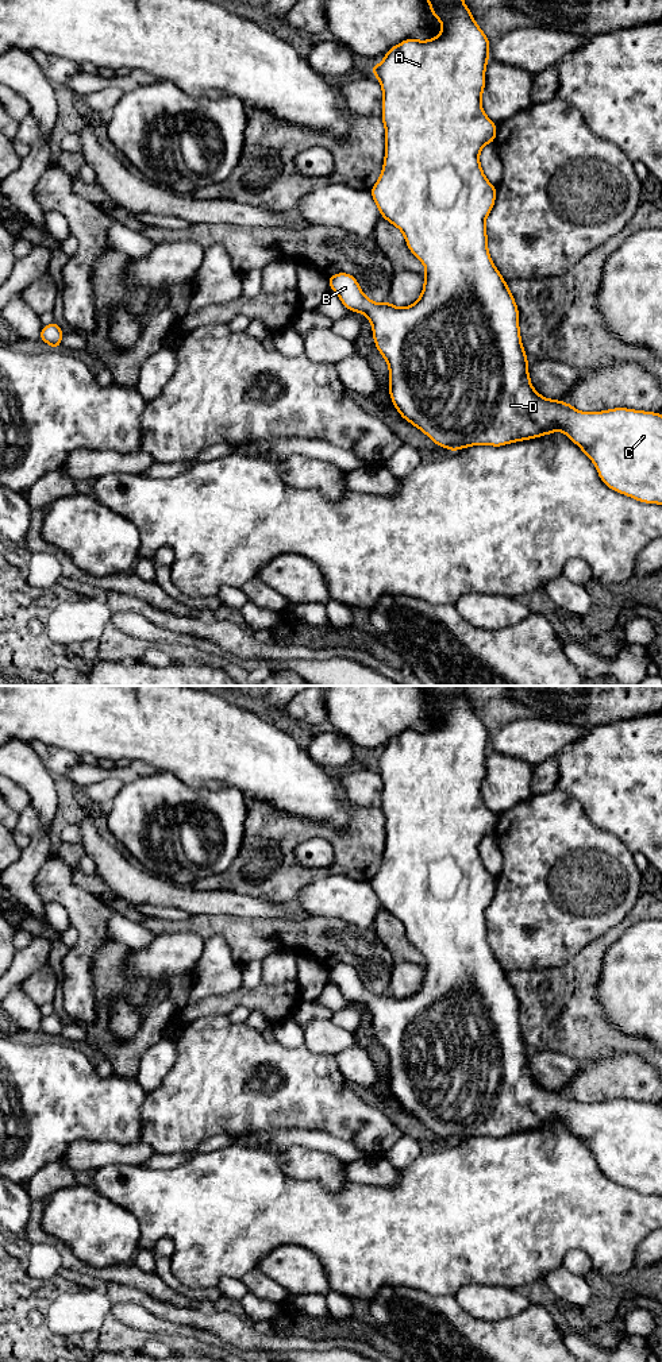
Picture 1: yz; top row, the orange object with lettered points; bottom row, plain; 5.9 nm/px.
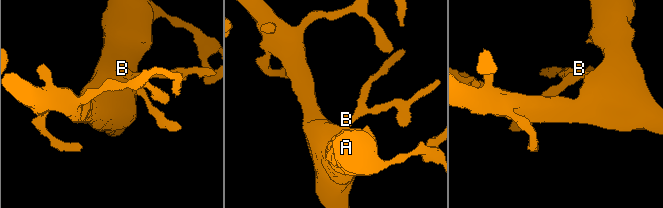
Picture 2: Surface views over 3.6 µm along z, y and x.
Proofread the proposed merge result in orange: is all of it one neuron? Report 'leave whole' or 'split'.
leave whole

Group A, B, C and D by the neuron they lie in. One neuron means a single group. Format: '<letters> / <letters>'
A B C D

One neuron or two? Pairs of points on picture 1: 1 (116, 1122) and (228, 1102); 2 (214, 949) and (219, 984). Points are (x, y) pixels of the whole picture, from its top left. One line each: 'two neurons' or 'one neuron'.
1: two neurons
2: one neuron

